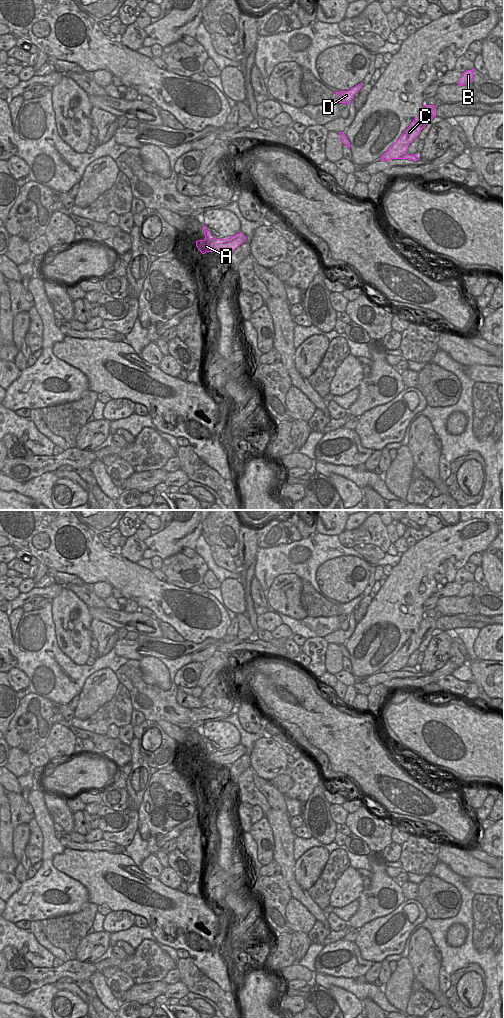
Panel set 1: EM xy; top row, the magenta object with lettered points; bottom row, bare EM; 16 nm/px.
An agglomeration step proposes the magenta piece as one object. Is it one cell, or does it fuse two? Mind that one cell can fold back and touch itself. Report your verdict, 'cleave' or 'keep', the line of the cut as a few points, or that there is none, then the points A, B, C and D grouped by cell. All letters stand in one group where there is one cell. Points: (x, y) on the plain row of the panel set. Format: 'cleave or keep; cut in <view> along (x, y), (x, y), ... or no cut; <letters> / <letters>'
cleave; cut in xy along (405, 665), (399, 670); A B C / D

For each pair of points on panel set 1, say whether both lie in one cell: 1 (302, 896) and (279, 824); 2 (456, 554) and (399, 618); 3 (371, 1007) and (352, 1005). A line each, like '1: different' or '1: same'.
1: same
2: same
3: different

